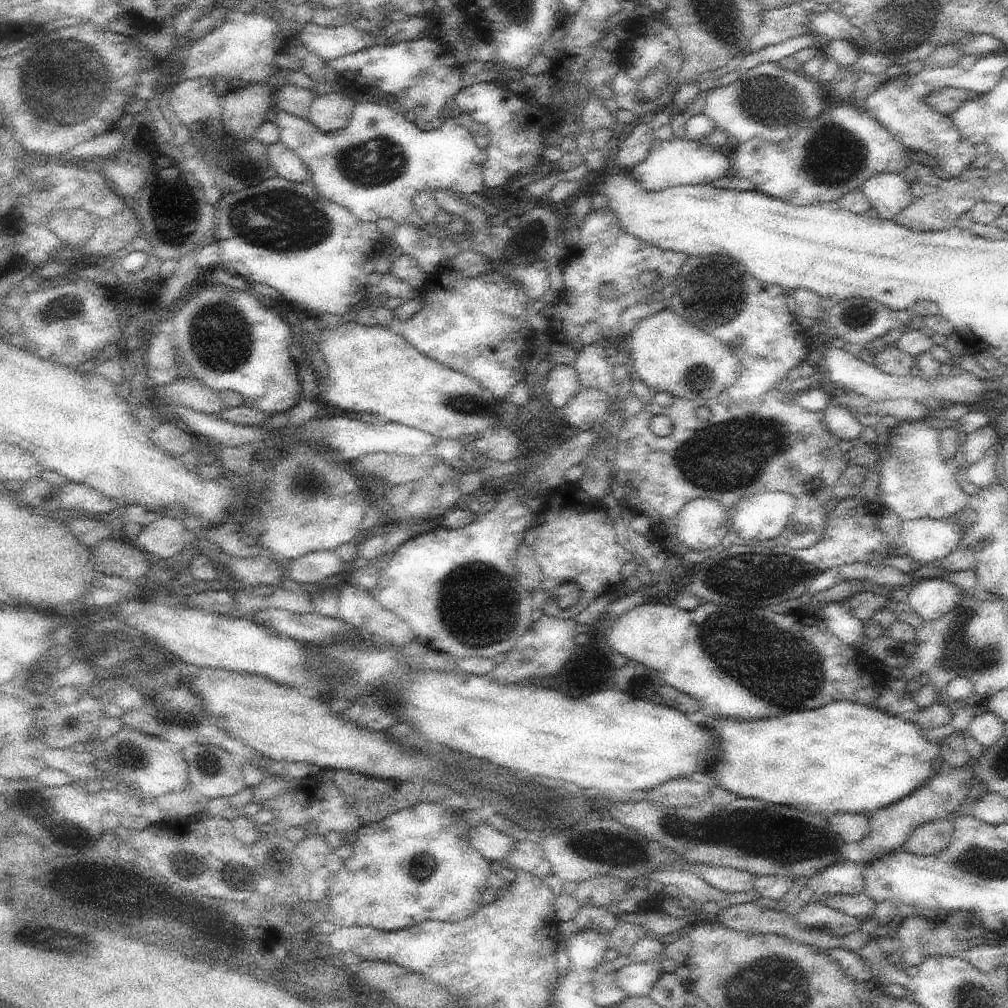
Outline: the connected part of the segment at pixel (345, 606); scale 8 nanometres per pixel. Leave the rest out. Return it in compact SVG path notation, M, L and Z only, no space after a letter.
M353 581L346 584L340 592L339 616L348 624L351 624L355 630L376 636L381 643L394 643L399 647L403 647L412 641L418 642L414 629L408 621L405 621L395 612L384 608L369 591Z

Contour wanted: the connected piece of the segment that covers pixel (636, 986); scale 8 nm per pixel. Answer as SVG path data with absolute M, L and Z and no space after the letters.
M660 960L654 962L634 962L623 964L617 971L616 982L620 990L624 992L624 997L647 996L650 995L654 984L663 975Z

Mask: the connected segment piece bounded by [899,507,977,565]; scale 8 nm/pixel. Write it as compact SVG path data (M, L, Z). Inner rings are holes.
M972 507L965 508L949 519L908 519L901 521L899 530L900 545L909 551L914 562L930 565L933 560L942 560L952 554L958 546L964 544L963 531L970 529L976 522L977 514Z

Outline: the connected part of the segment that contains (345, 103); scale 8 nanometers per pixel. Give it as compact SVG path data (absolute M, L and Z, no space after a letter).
M343 91L317 95L311 105L307 120L324 133L344 129L350 122L357 99Z

